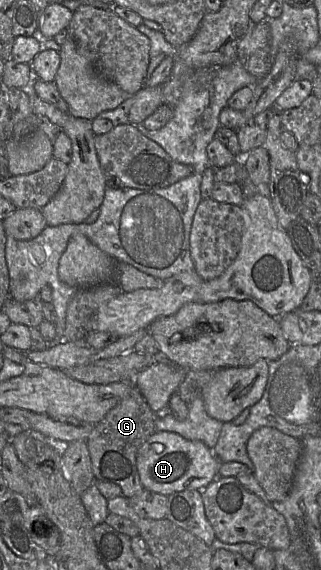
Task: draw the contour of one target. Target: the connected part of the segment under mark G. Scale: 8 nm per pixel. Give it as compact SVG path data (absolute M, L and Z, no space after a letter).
M133 386L129 394L94 426L86 442L96 481L118 485L127 499L145 490L140 481L136 458L140 446L157 431L157 417L158 414L149 407L140 390Z

